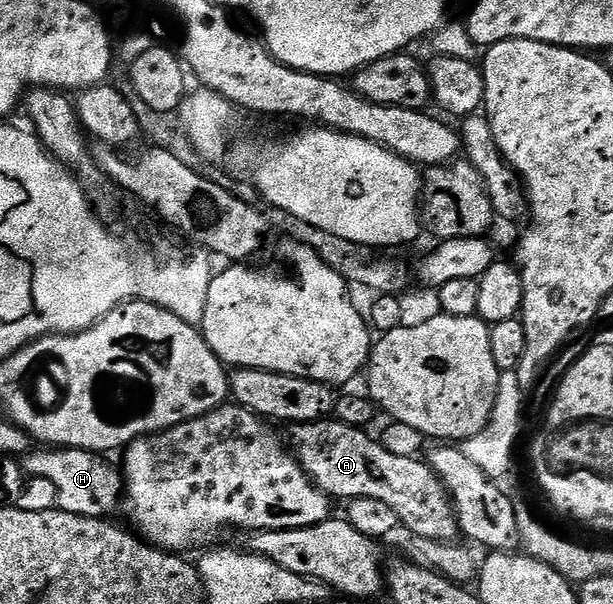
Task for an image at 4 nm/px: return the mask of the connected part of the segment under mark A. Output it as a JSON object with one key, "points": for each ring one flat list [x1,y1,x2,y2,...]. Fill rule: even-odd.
{"points":[[337,419,290,425,288,431,289,448,302,464,302,470,322,493,334,499,380,499,396,511,403,530,407,529,426,541,450,543,459,536,458,516,450,502,450,492,425,460,418,457,400,459,400,455,392,455,392,451,385,449,381,440,374,438,373,441,365,428]]}

